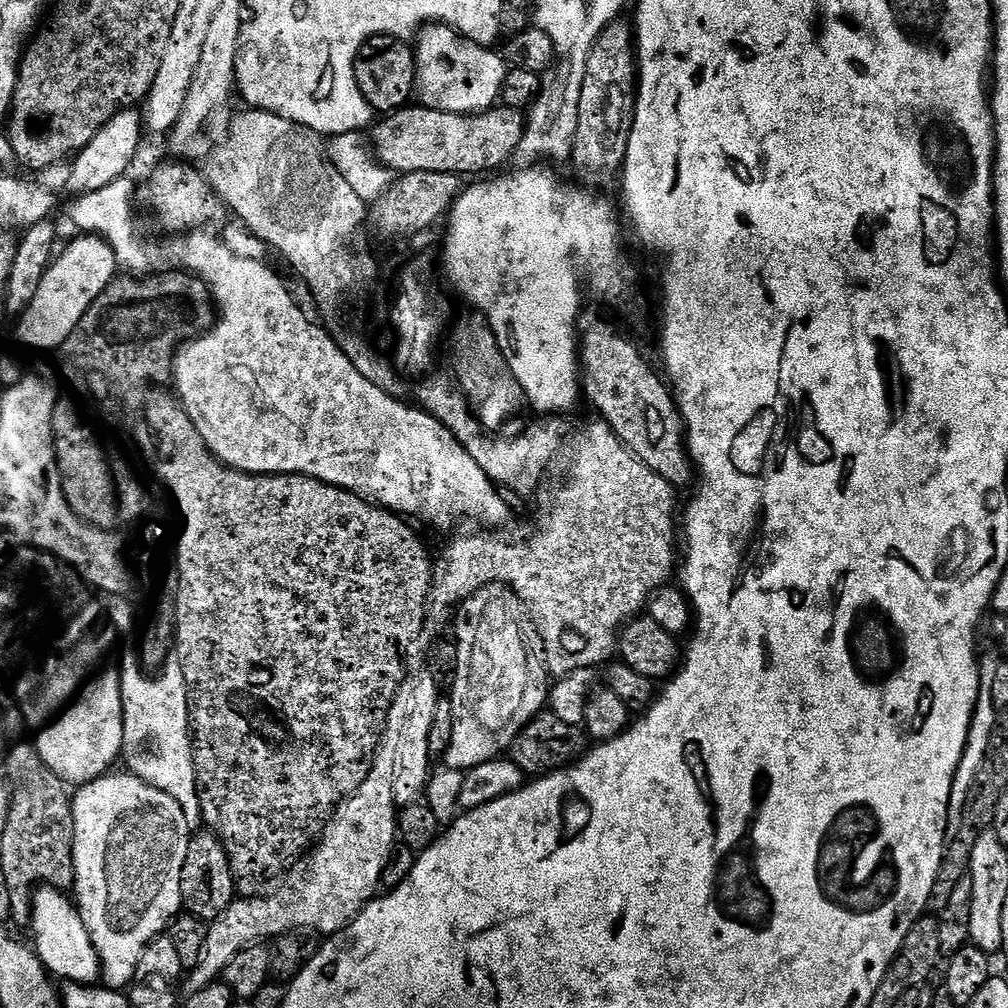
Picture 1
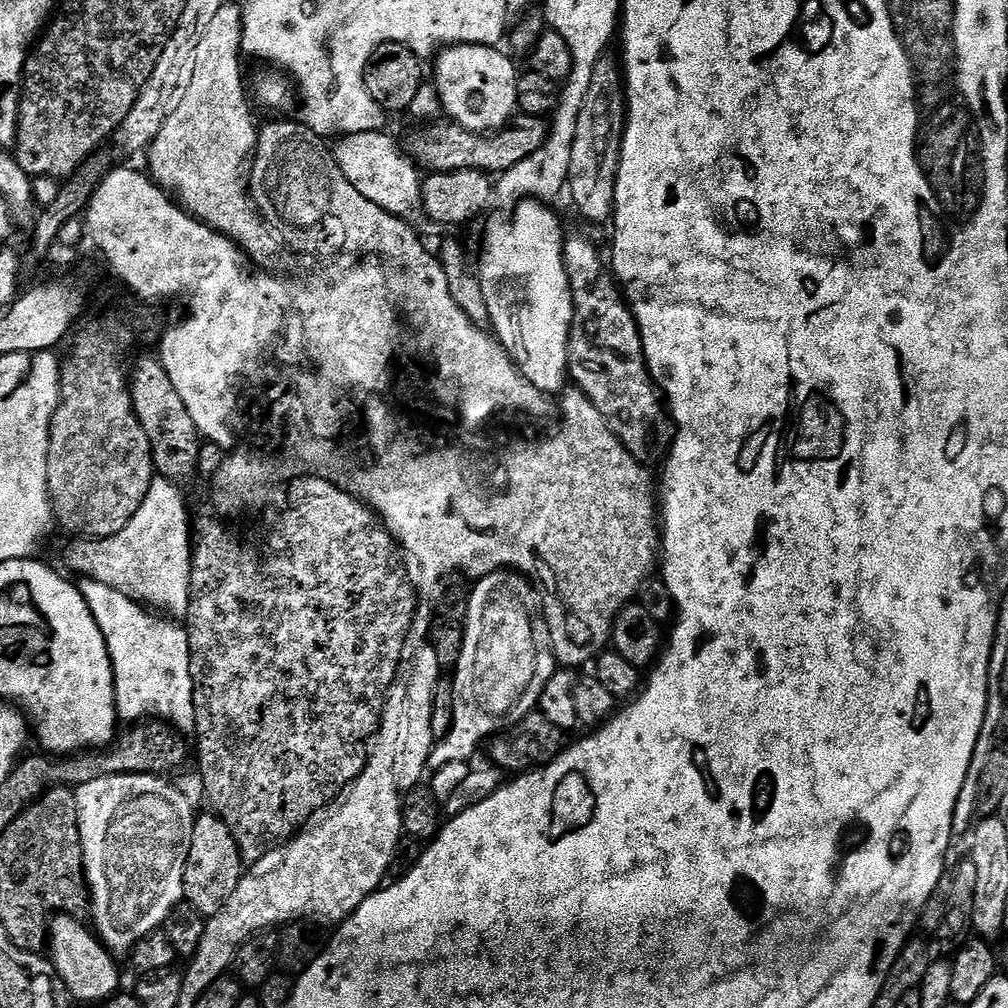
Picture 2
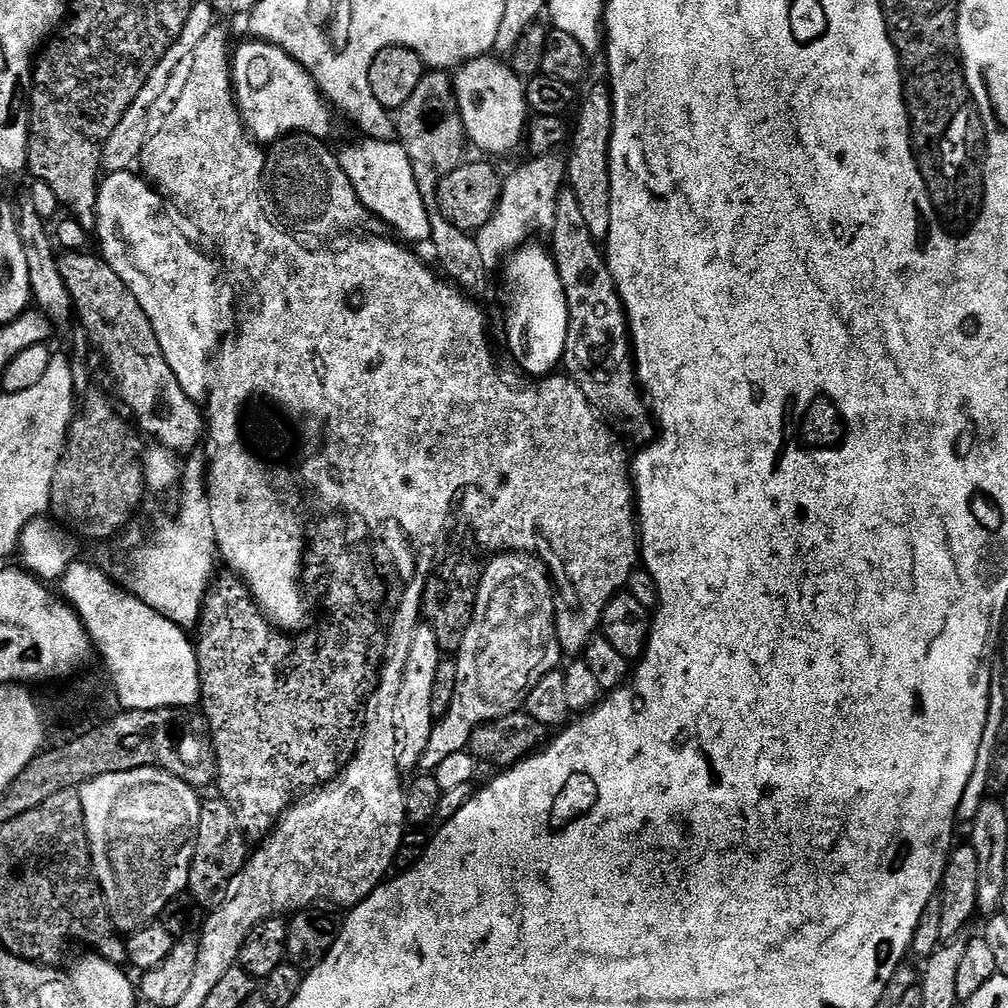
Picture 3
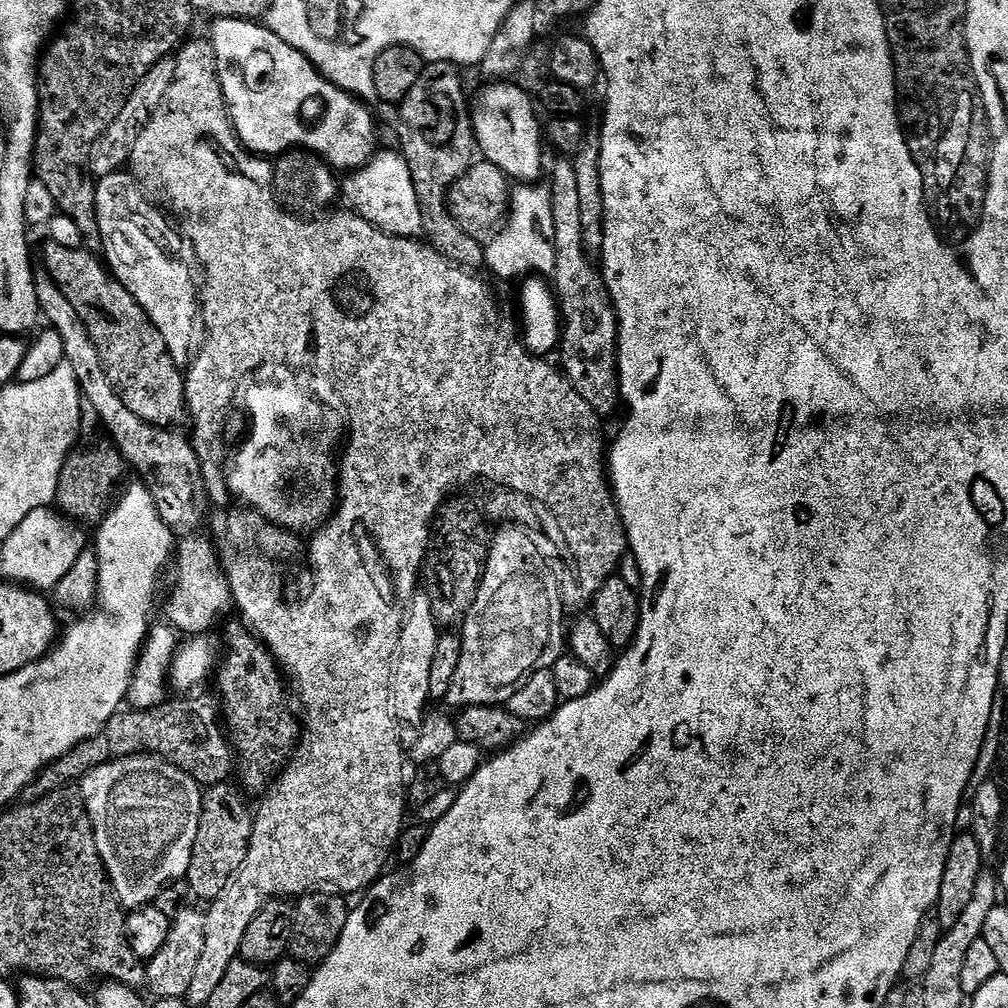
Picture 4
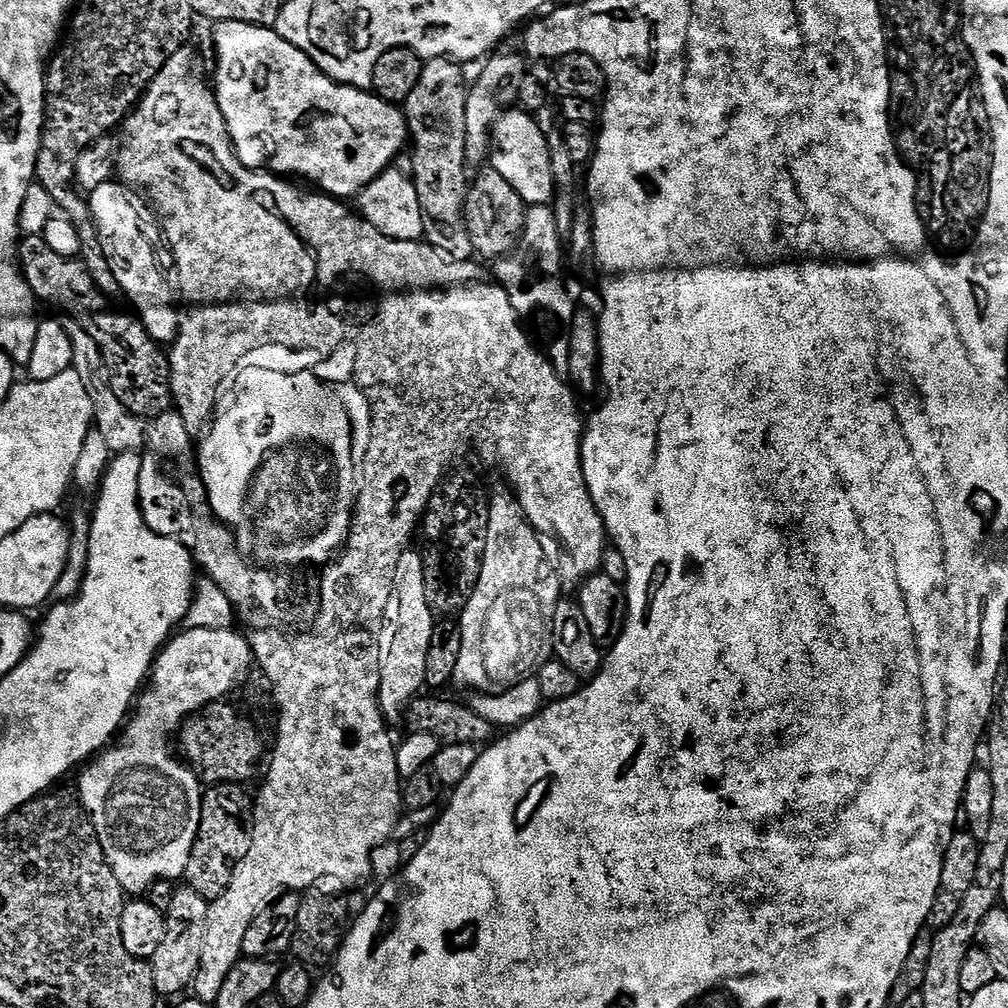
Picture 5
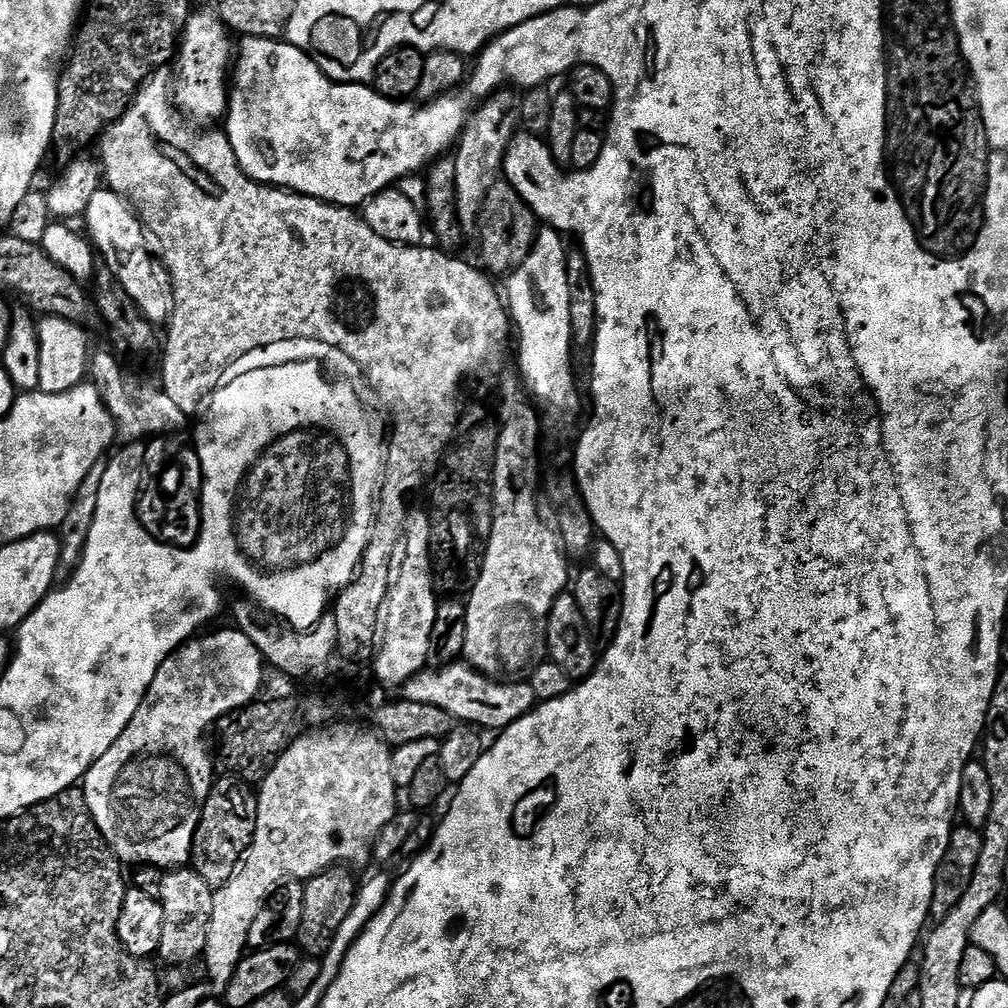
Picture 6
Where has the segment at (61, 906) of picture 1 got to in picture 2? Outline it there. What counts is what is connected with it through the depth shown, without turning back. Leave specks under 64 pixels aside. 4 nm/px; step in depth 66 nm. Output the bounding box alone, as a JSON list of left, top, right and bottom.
[50,914,121,1004]

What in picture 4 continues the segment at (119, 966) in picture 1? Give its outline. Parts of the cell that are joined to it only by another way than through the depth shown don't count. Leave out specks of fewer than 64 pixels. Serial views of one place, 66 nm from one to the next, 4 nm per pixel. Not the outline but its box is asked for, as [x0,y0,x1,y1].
[82,762,202,910]

